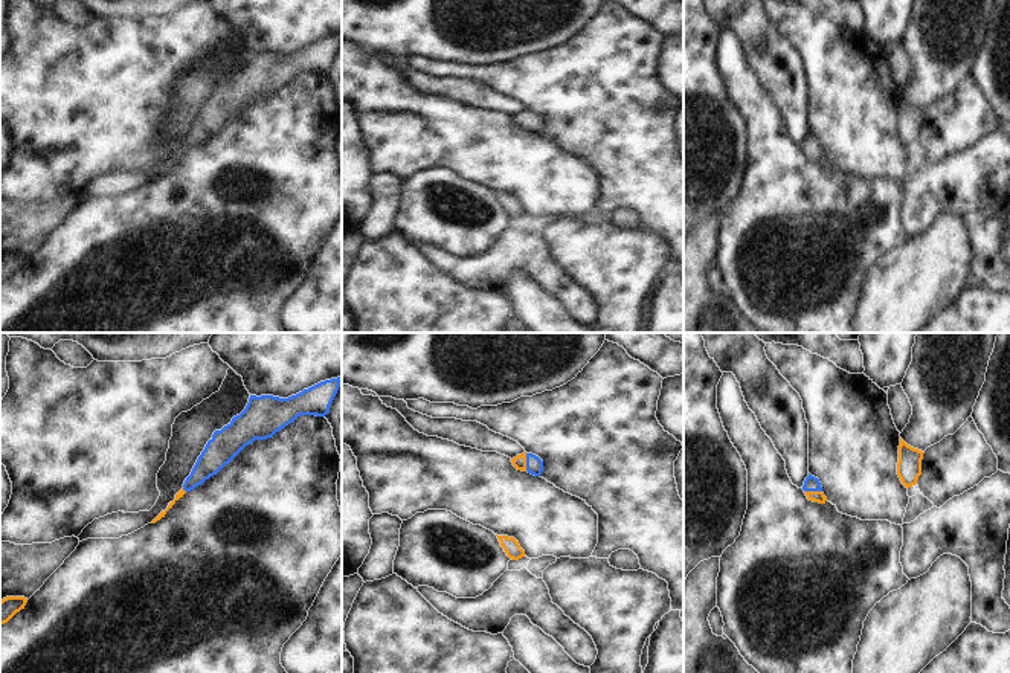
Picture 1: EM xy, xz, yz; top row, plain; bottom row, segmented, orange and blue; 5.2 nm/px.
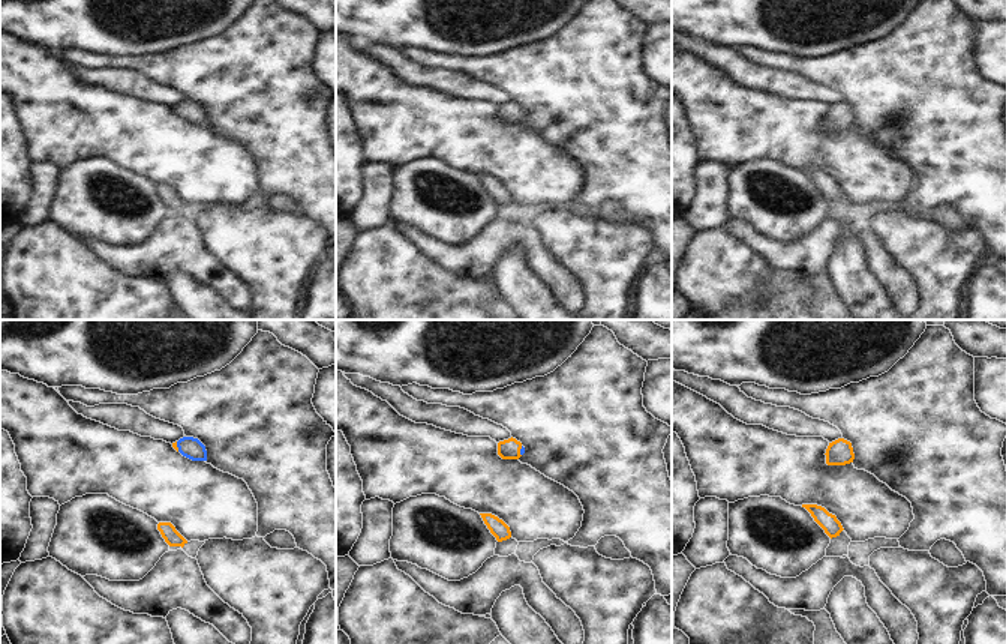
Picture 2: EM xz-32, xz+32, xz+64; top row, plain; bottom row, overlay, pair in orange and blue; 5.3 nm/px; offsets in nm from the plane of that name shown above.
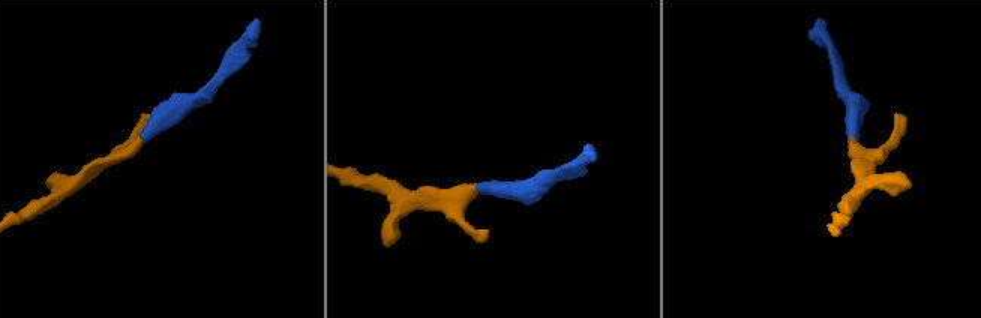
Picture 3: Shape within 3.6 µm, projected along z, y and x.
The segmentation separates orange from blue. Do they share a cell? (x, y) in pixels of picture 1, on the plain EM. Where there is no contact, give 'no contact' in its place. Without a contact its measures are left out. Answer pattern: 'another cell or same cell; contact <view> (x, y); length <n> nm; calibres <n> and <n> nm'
same cell; contact xz (525, 121); length 100 nm; calibres 70 and 90 nm

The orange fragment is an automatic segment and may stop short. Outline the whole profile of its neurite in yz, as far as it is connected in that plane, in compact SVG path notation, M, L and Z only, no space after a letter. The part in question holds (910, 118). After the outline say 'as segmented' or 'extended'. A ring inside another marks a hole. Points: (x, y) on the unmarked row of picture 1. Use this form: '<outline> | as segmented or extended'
M900 96L897 133L906 147L917 142L917 137L922 133L922 118L923 110L908 104Z | as segmented

